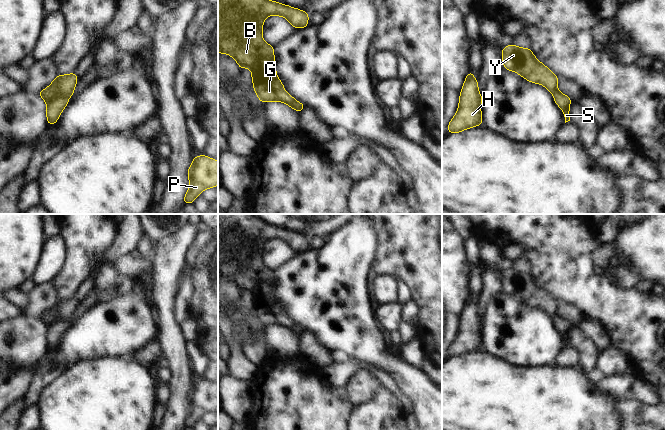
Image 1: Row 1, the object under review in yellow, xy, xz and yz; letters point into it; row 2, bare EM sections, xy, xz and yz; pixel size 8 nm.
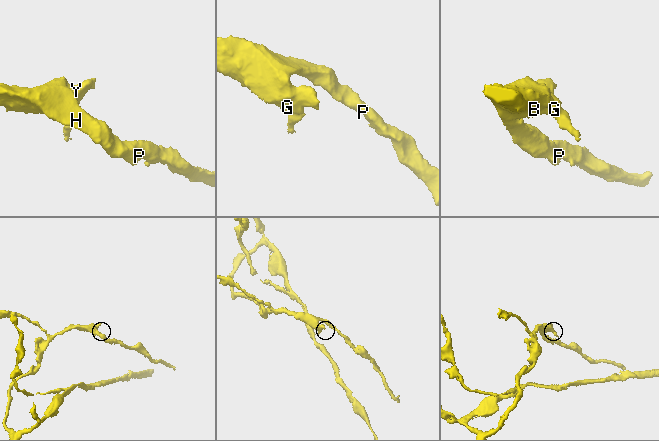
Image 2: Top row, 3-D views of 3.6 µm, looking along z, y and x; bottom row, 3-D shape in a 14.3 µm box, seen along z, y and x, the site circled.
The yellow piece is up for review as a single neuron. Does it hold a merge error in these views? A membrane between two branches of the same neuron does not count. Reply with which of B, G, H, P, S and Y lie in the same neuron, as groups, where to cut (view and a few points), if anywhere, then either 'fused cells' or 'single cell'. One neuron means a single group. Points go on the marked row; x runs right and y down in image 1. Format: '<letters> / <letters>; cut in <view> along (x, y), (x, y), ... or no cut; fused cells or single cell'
B G H P Y / S; cut in xy along (73, 91), (65, 96), (52, 99), (48, 103), (47, 108); fused cells

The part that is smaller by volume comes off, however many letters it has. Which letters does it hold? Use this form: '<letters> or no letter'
S

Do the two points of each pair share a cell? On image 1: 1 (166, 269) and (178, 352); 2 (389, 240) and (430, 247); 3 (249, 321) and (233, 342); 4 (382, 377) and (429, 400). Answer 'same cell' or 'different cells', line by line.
1: same cell
2: same cell
3: different cells
4: different cells

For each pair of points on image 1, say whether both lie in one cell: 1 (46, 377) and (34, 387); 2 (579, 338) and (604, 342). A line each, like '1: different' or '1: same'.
1: same
2: different

